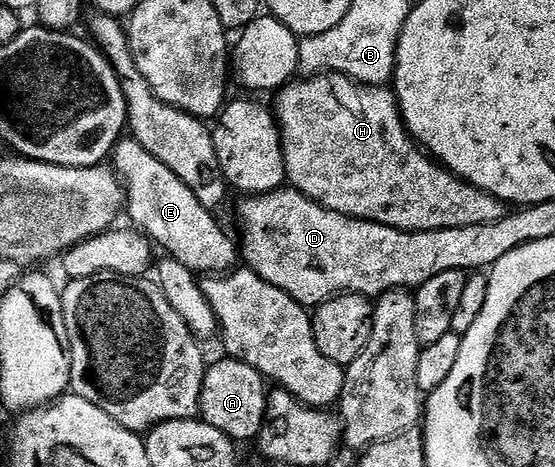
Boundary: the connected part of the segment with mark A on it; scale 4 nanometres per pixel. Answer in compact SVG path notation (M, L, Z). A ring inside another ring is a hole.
M223 358L207 365L200 409L204 423L222 430L233 442L255 441L268 419L269 381L245 360Z

